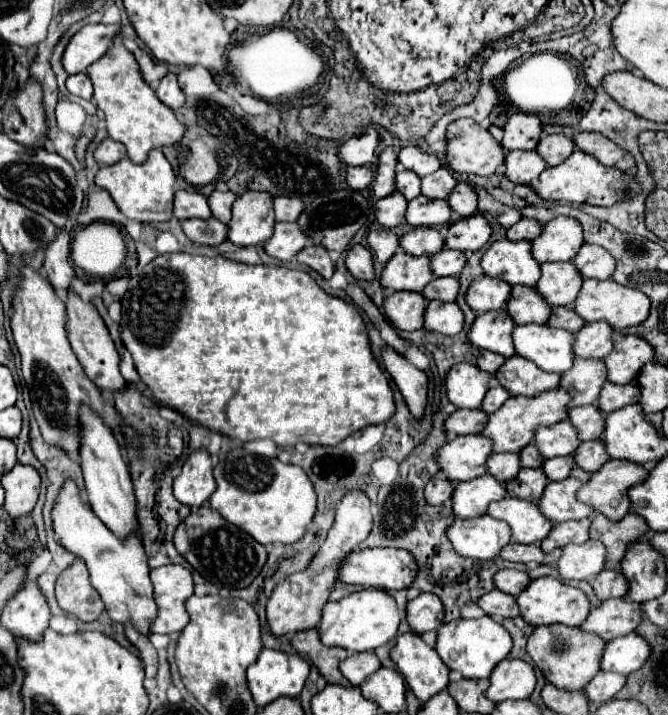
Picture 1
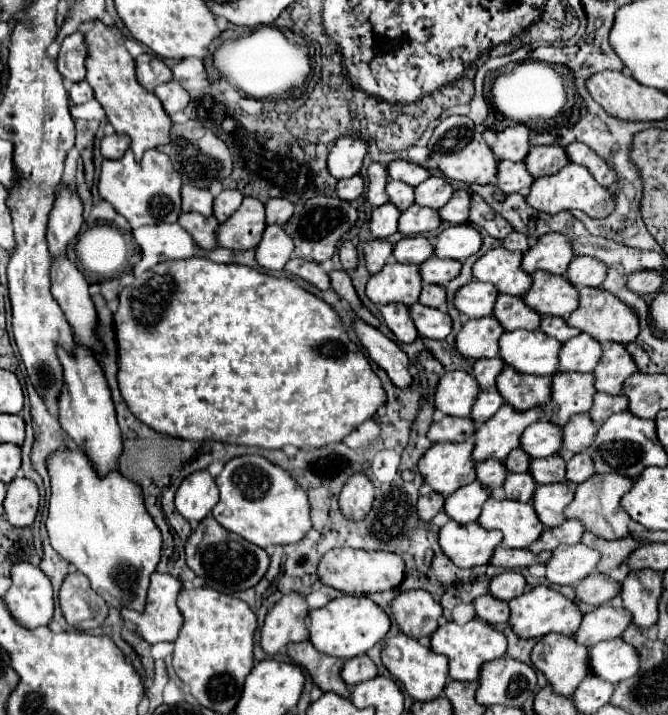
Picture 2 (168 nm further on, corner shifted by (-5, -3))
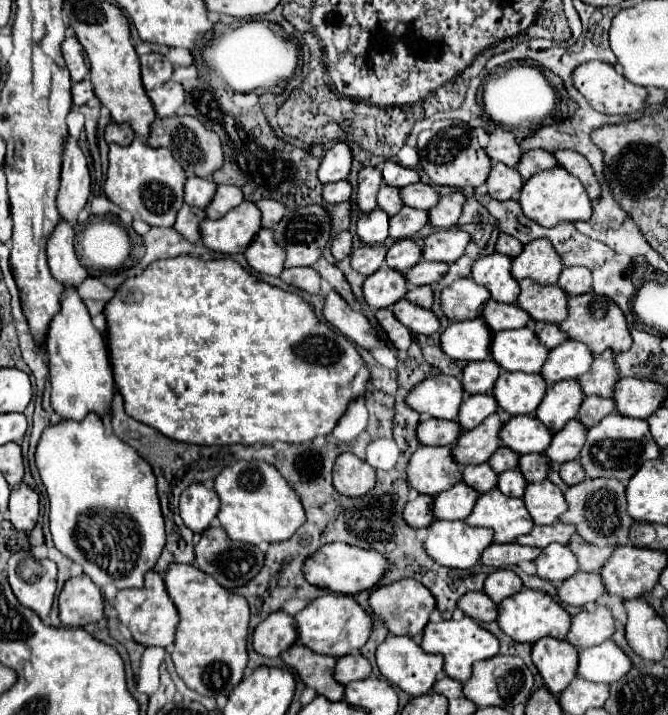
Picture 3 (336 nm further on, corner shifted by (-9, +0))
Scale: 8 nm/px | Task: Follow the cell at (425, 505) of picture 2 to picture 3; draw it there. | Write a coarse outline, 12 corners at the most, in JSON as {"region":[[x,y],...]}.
{"region":[[419,494],[405,504],[403,520],[425,528],[433,520],[433,498]]}

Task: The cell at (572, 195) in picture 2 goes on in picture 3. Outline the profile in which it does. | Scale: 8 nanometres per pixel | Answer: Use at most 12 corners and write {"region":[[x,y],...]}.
{"region":[[561,166],[533,174],[519,204],[545,228],[589,220],[583,184]]}

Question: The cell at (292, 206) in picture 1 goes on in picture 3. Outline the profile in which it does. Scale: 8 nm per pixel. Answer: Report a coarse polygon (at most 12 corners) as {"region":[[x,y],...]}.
{"region":[[257,200],[261,226],[273,228],[285,212],[275,200]]}

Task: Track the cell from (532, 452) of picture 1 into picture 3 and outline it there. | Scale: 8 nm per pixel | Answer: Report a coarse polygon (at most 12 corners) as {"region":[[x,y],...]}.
{"region":[[501,446],[487,460],[497,474],[517,468],[513,450]]}

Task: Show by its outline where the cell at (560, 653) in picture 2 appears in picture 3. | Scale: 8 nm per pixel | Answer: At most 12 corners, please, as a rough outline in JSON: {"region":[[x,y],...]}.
{"region":[[541,638],[531,660],[551,694],[577,674],[577,650]]}

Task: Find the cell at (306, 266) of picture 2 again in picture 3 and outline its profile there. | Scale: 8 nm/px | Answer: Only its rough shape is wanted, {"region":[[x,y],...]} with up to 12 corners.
{"region":[[287,268],[279,276],[303,292],[319,294],[315,268]]}

